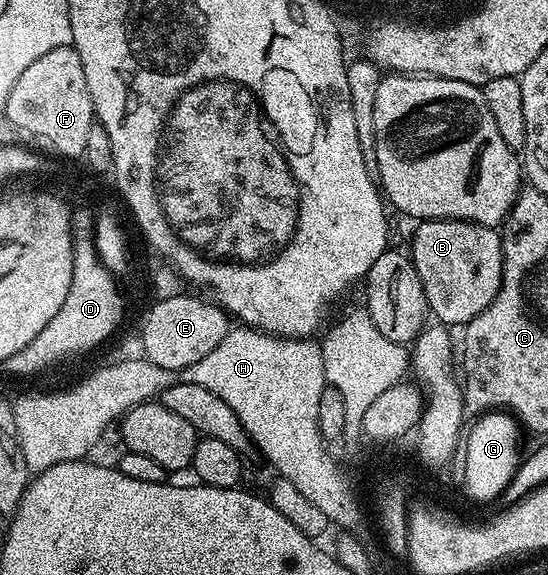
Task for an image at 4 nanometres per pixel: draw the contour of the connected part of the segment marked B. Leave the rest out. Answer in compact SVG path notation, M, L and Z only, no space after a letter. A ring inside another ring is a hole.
M431 218L416 223L411 257L423 284L432 317L446 328L464 327L495 300L503 280L501 230L454 218Z

